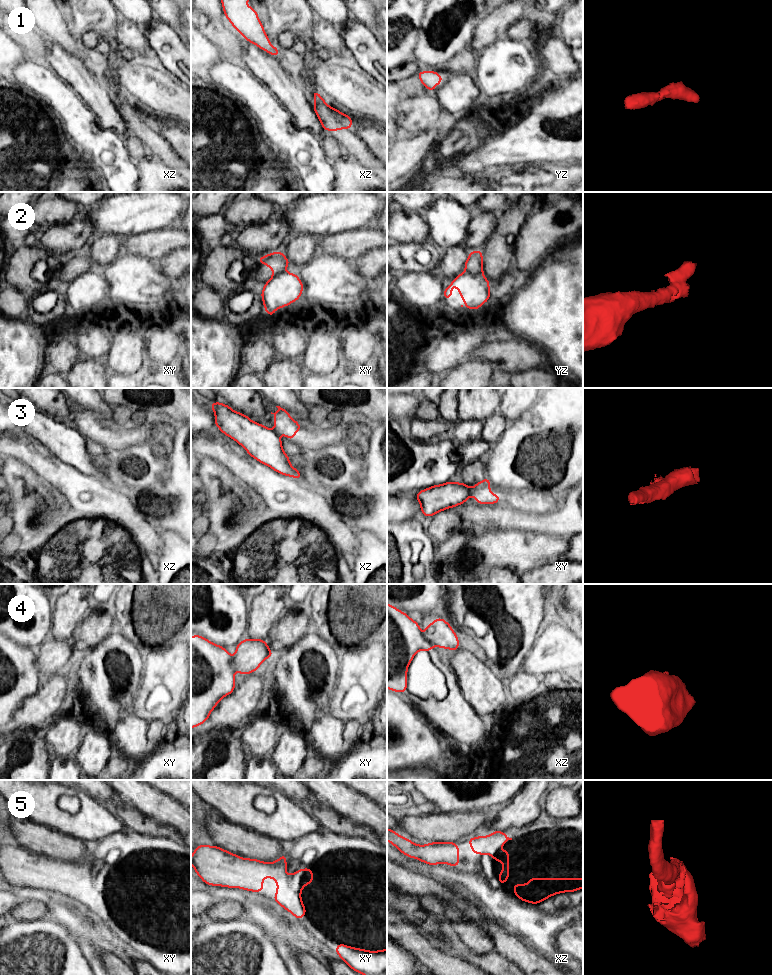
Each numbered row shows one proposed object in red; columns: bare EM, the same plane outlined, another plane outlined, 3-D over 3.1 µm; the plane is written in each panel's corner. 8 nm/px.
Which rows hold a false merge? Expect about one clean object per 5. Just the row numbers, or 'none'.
2, 3, 4

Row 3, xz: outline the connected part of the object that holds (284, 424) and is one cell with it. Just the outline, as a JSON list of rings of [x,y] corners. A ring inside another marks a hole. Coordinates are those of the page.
[[[276,406],[278,408],[278,411],[274,414],[274,425],[275,429],[274,432],[279,435],[279,434],[284,434],[286,438],[289,438],[293,440],[295,438],[295,432],[303,430],[299,423],[295,420],[293,420],[290,417],[290,414],[288,413],[287,410],[281,408],[280,406]]]

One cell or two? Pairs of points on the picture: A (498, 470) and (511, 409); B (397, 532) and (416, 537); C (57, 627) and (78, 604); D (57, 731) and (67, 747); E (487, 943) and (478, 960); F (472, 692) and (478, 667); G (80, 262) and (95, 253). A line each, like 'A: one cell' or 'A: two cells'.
A: two cells
B: one cell
C: one cell
D: one cell
E: two cells
F: one cell
G: two cells

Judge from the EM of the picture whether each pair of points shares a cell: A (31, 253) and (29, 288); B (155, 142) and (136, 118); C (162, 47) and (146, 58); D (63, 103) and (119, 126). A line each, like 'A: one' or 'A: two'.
A: one
B: one
C: two
D: two

